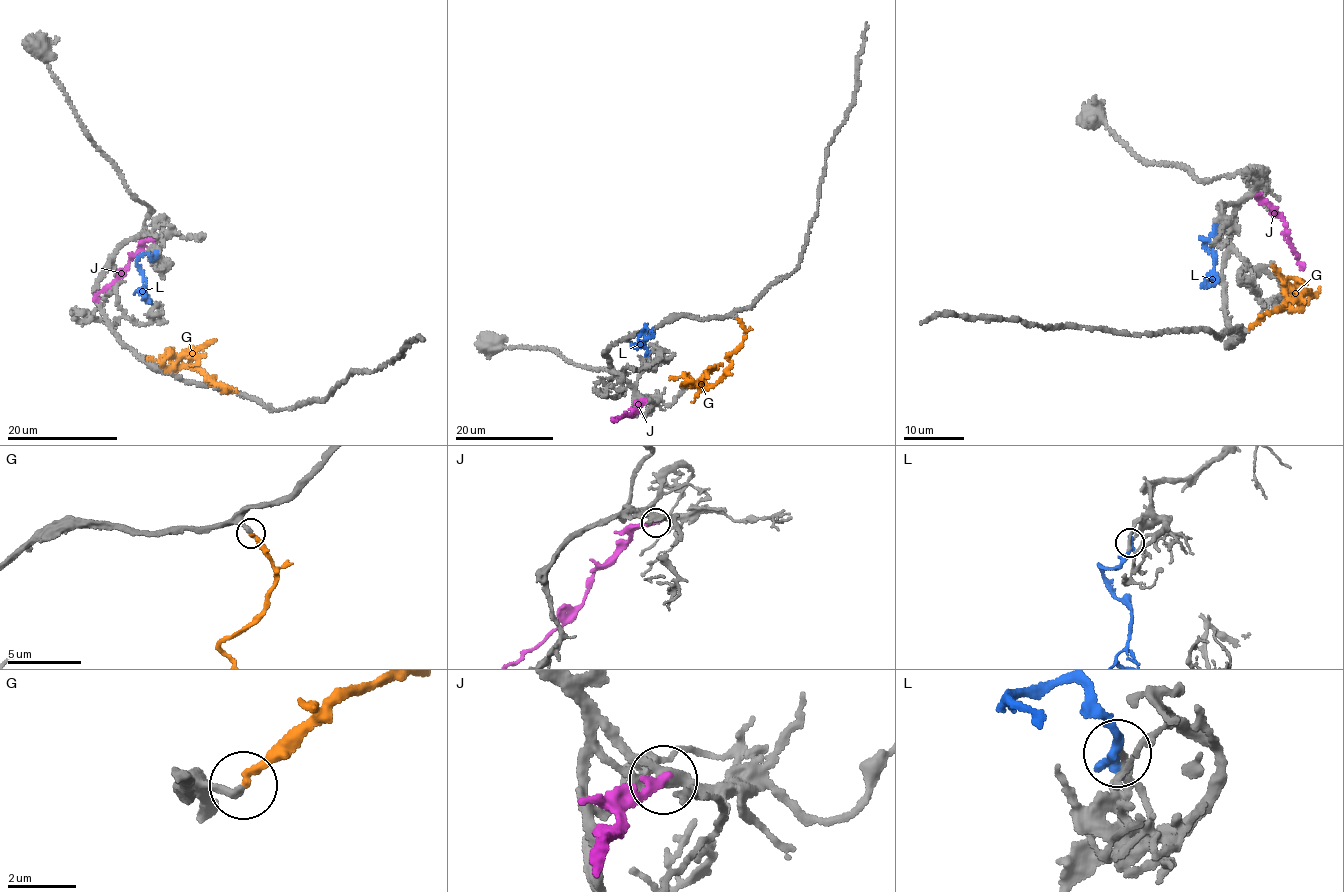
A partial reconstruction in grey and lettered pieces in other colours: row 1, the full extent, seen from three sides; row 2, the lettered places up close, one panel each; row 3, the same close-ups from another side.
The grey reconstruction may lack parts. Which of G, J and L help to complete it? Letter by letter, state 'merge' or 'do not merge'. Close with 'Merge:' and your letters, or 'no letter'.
G: merge
J: do not merge
L: do not merge
Merge: G

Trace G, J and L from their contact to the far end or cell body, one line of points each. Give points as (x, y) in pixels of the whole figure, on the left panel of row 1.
G: (221, 392), (231, 389), (210, 379), (214, 377), (179, 365), (184, 356), (216, 339)
J: (153, 239), (146, 241), (130, 258), (127, 267), (99, 291), (95, 300)
L: (157, 256), (152, 259), (142, 254), (137, 259), (149, 303)

